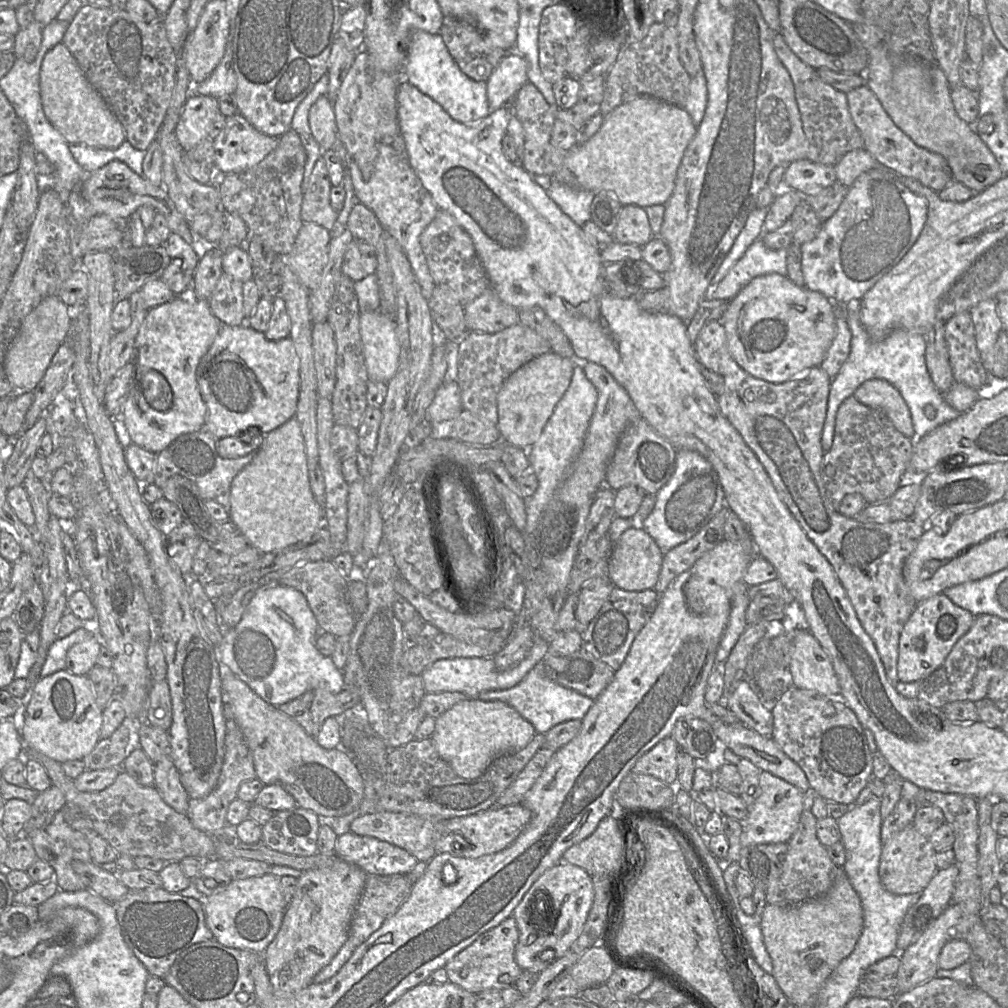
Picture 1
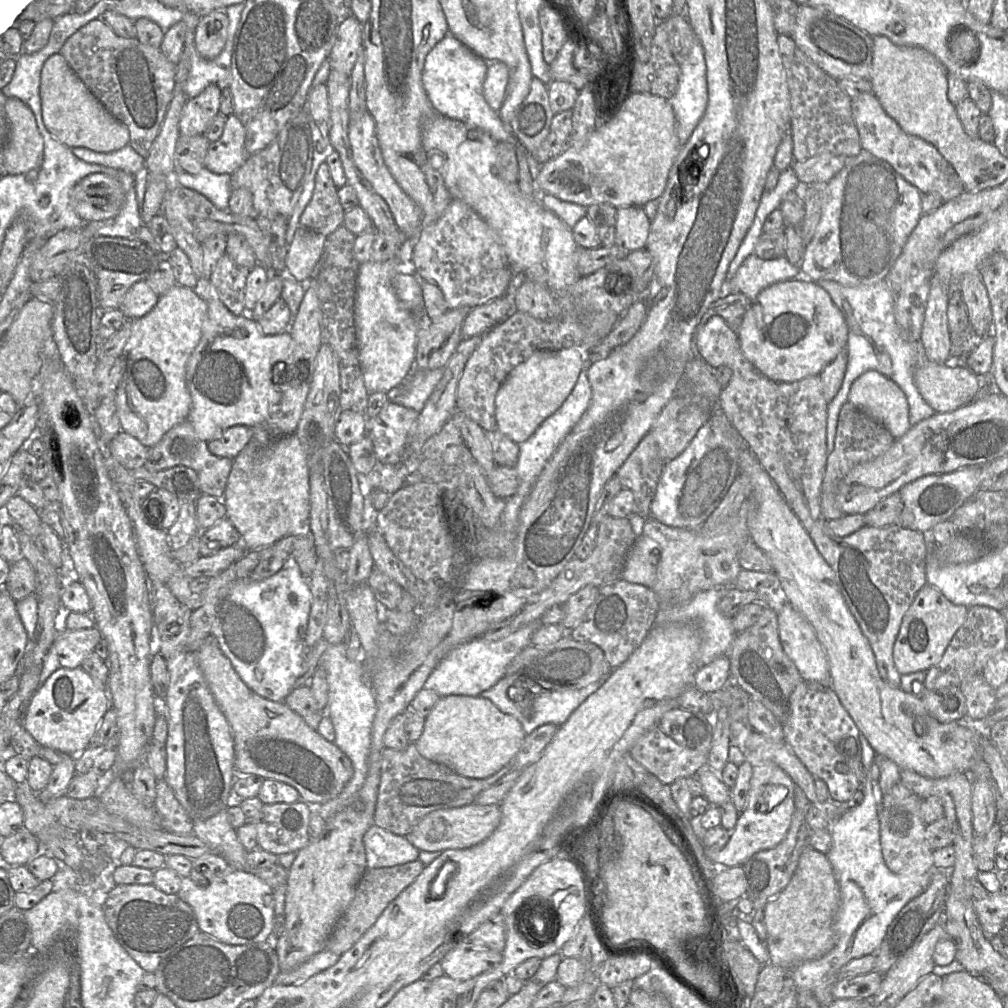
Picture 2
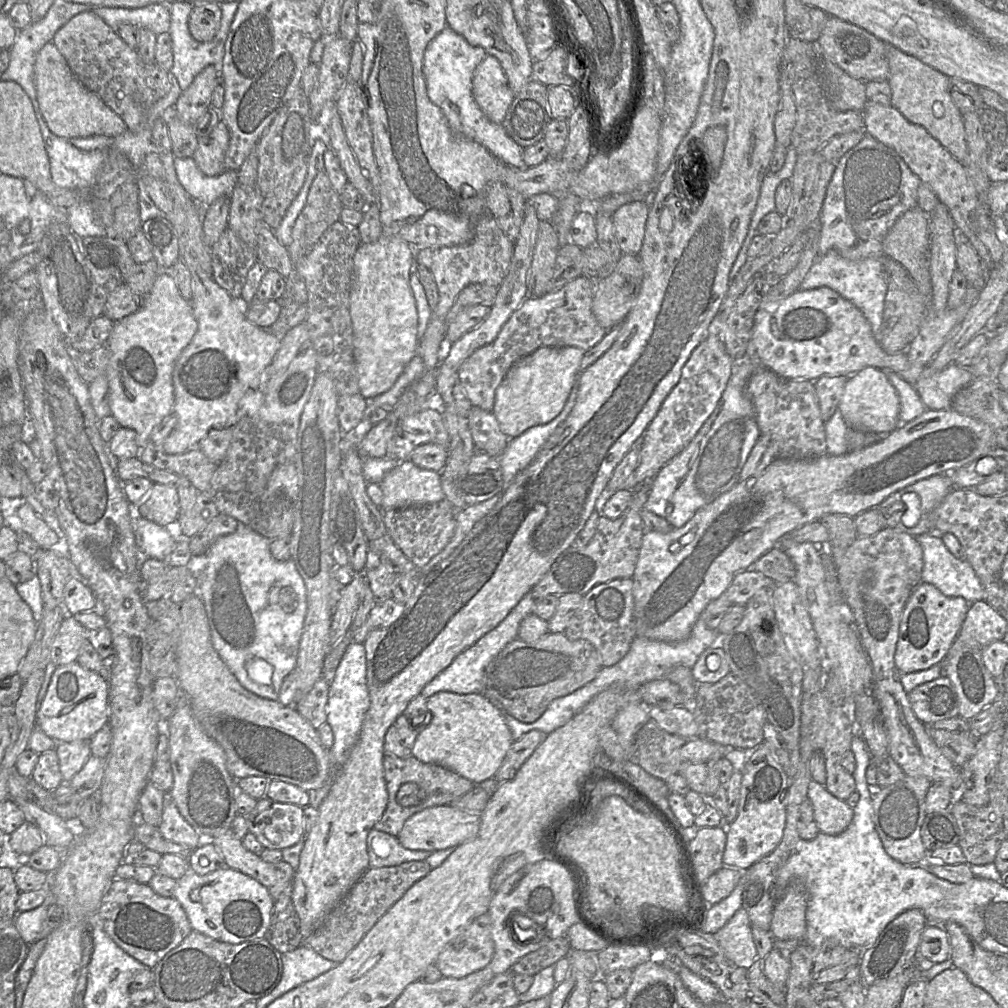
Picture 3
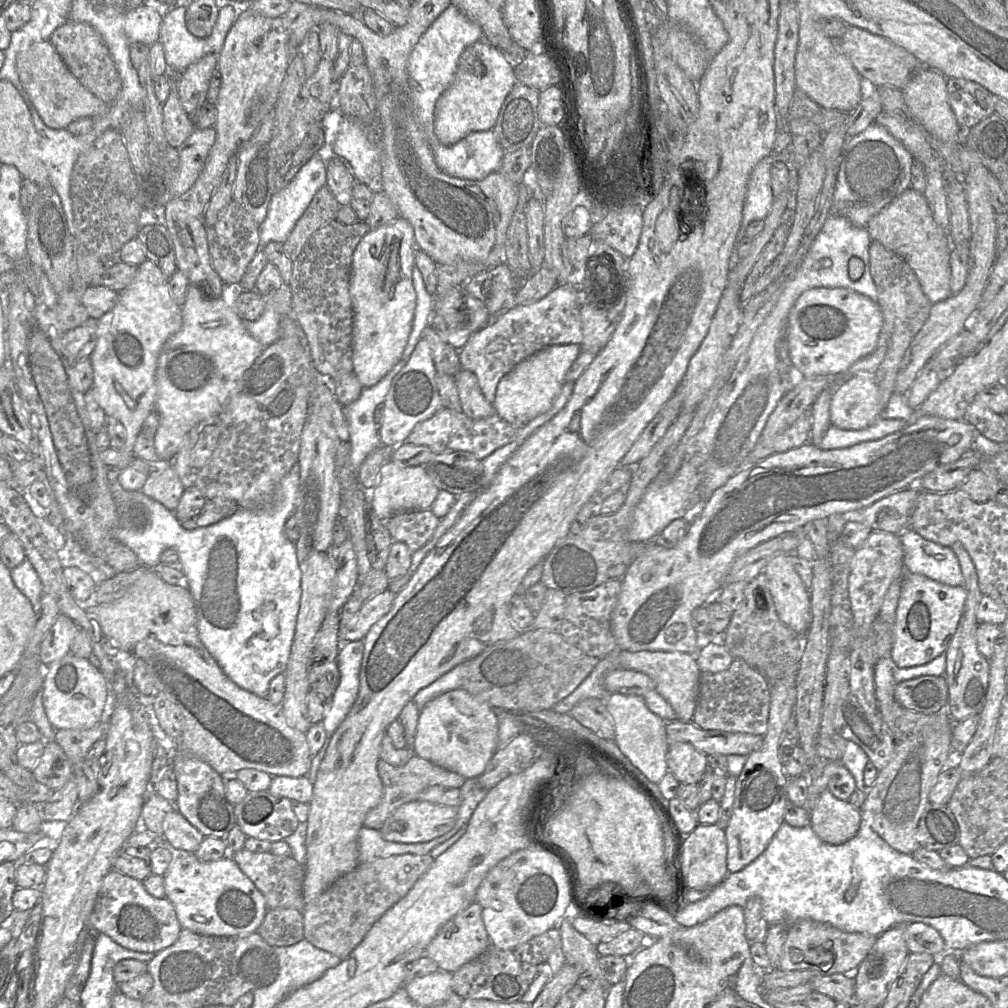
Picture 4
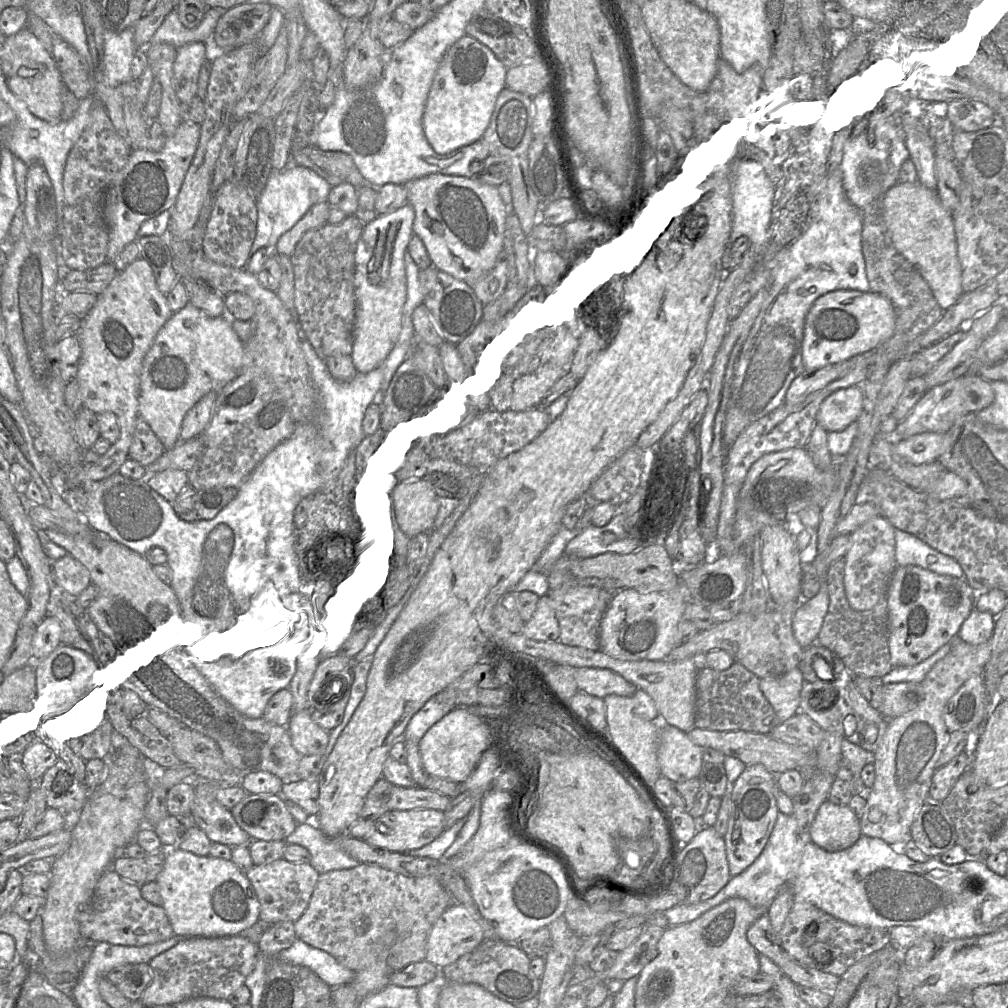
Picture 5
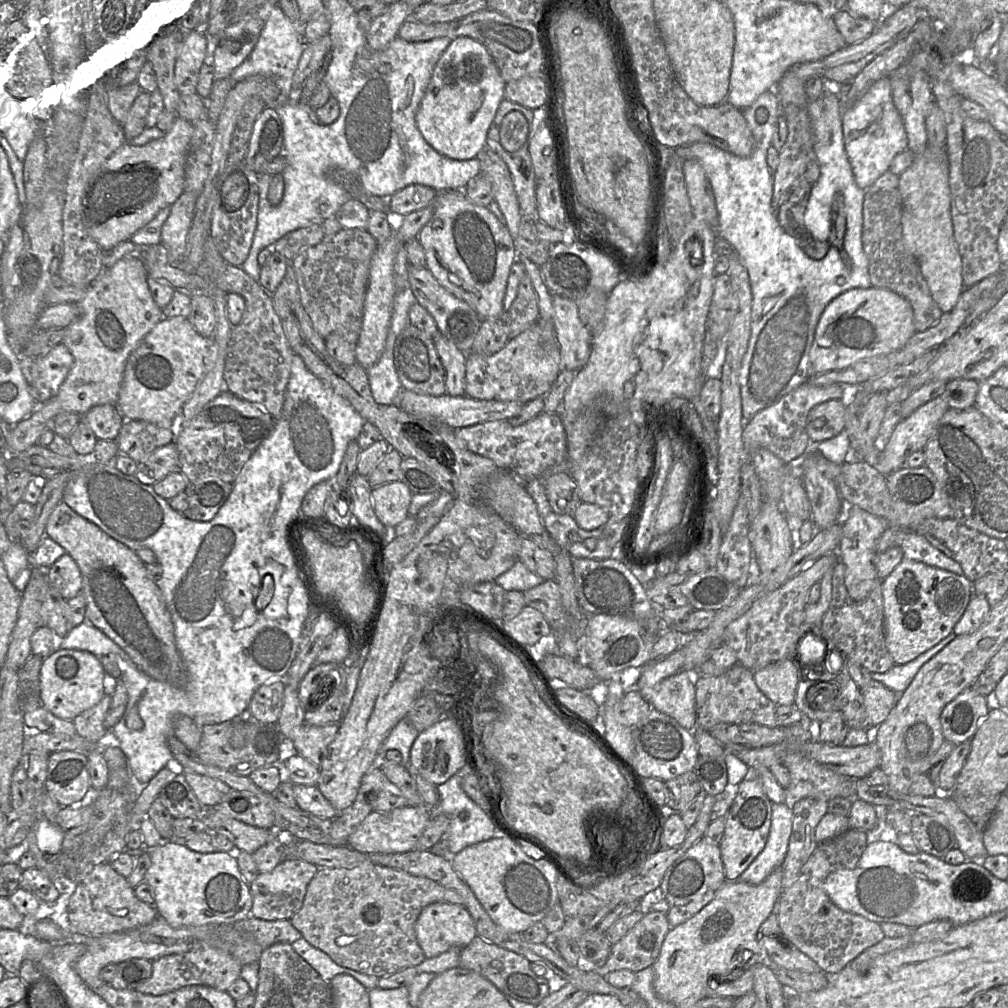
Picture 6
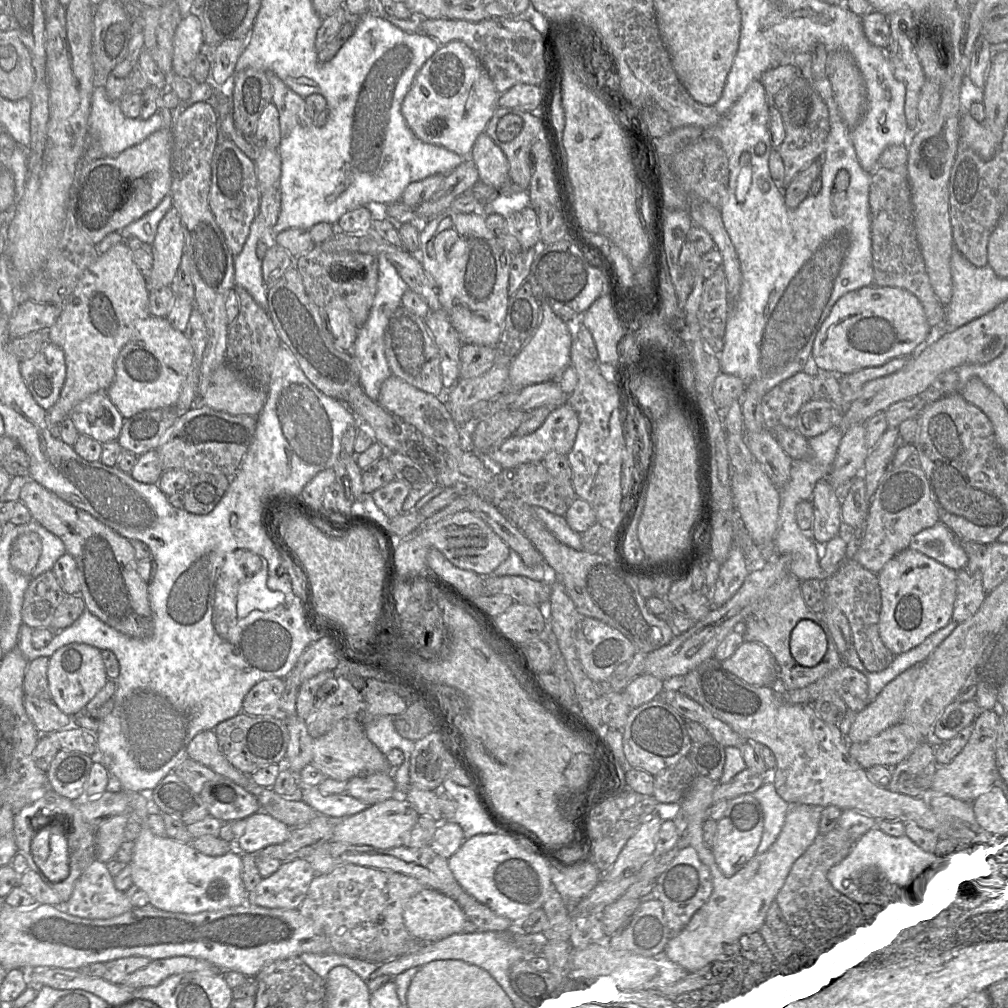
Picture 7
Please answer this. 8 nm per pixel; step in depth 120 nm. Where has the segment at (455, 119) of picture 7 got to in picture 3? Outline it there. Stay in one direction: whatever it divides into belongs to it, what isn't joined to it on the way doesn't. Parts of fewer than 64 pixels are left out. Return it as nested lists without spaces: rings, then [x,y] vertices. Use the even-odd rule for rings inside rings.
[[[486,55],[476,67],[472,78],[472,93],[484,114],[492,122],[502,124],[515,95],[495,56]]]

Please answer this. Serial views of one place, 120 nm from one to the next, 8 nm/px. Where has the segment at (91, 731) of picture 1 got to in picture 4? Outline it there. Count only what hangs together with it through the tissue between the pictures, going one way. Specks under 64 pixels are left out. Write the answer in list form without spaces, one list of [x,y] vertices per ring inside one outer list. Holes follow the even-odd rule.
[[[68,653],[45,666],[42,703],[52,726],[58,729],[89,729],[102,716],[107,696],[106,682],[101,672],[87,659]]]

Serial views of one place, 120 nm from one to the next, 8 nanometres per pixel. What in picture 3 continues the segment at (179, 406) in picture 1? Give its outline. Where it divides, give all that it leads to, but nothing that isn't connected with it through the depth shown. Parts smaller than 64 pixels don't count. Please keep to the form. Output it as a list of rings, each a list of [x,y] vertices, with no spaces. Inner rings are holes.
[[[168,271],[158,275],[136,312],[114,322],[105,343],[110,352],[104,373],[108,380],[110,412],[121,427],[135,431],[136,444],[144,447],[154,427],[173,413],[174,365],[195,335],[198,323],[191,302],[181,296]]]

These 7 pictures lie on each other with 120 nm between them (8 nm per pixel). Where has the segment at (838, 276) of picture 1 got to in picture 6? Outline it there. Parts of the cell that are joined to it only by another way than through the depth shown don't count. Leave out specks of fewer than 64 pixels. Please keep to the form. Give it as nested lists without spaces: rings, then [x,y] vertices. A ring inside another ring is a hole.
[[[890,75],[876,81],[851,107],[844,109],[842,126],[845,150],[857,185],[866,190],[886,171],[893,158],[908,149],[903,120],[894,105]]]

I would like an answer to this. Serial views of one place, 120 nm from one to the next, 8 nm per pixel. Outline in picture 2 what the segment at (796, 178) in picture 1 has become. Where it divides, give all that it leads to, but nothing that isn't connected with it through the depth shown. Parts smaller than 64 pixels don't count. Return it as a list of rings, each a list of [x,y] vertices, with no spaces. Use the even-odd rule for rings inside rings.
[[[823,153],[805,161],[795,161],[792,169],[801,184],[828,183],[844,167],[846,159],[844,155]]]

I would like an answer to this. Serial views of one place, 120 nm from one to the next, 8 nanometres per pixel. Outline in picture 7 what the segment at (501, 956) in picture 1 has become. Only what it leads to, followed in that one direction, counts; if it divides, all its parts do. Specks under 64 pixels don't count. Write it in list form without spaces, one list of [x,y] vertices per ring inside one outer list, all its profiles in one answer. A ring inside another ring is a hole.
[[[425,888],[405,904],[403,919],[412,937],[433,943],[463,932],[467,917],[456,900]]]

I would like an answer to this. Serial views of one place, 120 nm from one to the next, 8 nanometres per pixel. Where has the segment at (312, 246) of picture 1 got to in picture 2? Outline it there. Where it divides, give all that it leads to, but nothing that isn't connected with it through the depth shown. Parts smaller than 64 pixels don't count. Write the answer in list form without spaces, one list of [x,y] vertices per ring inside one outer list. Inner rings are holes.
[[[299,226],[286,254],[286,271],[299,282],[307,281],[320,261],[326,236]]]

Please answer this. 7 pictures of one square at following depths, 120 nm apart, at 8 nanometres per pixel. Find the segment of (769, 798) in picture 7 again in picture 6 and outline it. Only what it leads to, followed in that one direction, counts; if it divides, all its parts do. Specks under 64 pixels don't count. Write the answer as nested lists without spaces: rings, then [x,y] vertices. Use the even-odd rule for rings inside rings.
[[[773,803],[768,840],[761,853],[738,881],[758,885],[784,862],[793,826],[793,810],[786,803]]]

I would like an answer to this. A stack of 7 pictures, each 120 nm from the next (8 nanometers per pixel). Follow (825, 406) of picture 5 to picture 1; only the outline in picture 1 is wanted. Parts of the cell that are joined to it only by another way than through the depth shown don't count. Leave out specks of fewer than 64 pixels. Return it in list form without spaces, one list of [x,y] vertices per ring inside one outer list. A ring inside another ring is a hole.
[[[882,379],[867,380],[852,396],[863,405],[881,410],[899,432],[915,440],[909,408],[892,384]]]

